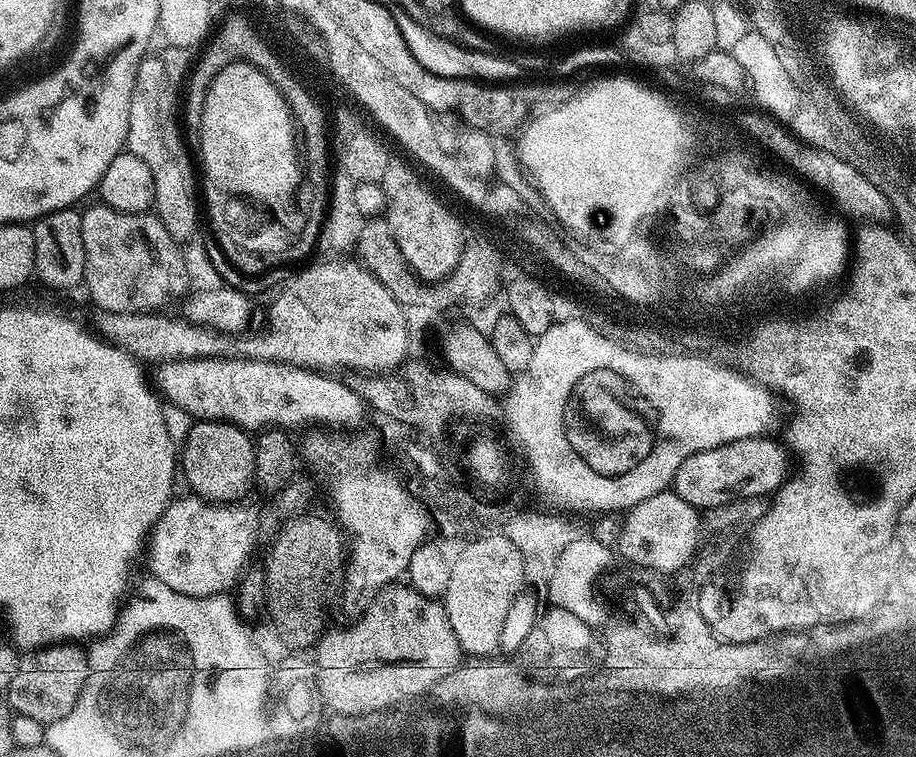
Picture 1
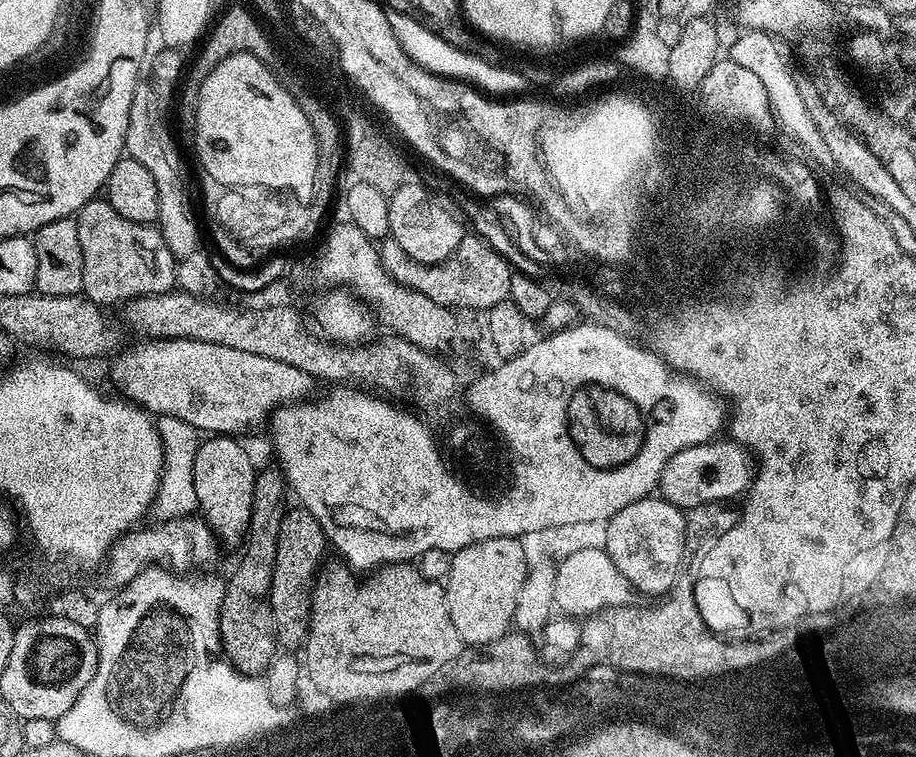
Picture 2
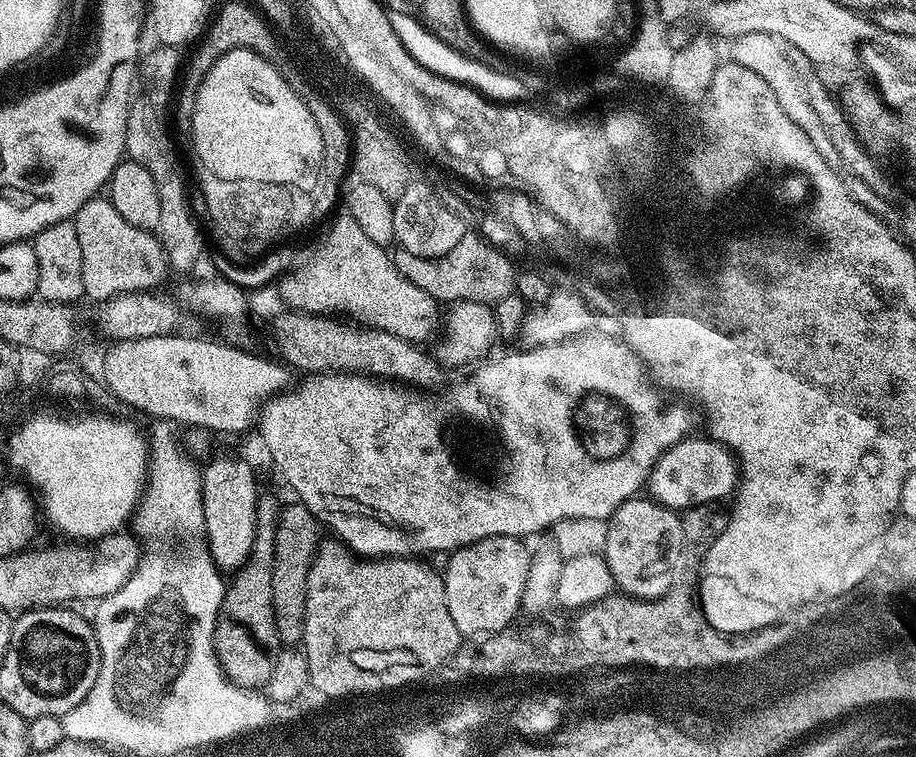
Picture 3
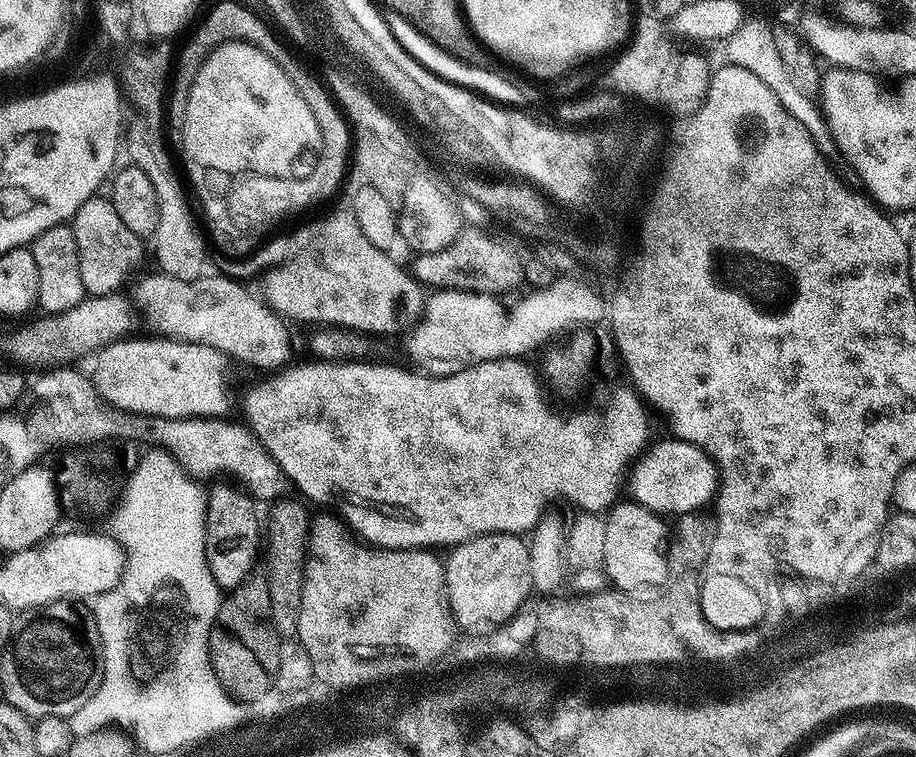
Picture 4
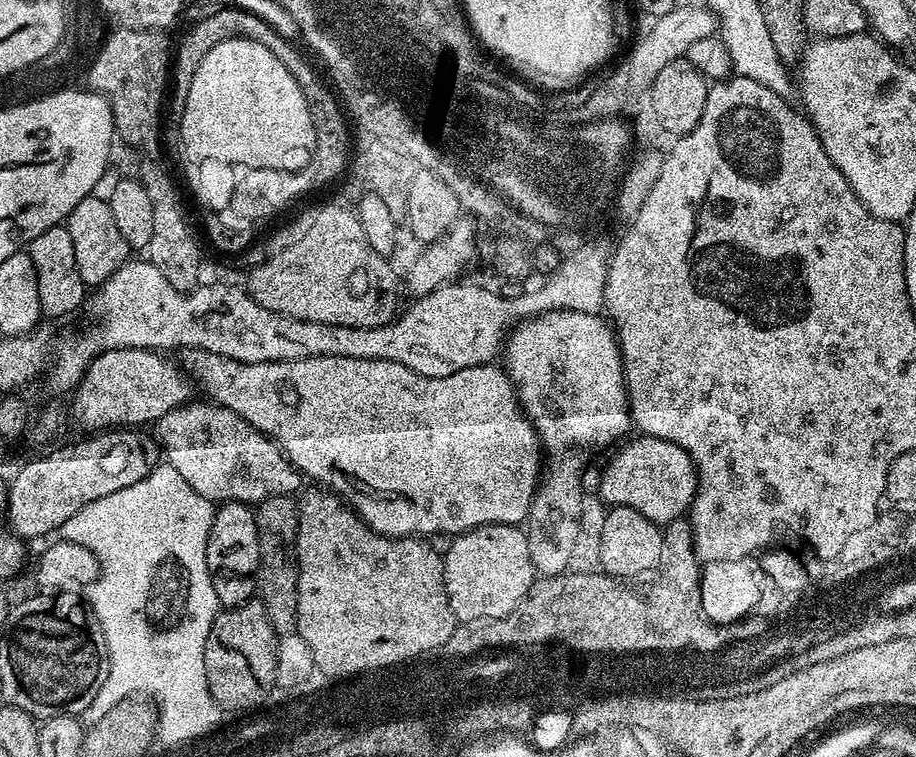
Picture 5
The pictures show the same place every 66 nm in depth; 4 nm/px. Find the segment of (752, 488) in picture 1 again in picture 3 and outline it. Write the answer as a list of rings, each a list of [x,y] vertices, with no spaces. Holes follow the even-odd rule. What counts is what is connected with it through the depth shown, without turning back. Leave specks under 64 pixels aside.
[[[682,438],[670,445],[656,459],[646,479],[646,492],[653,501],[663,508],[685,510],[696,505],[711,505],[731,493],[738,480],[738,470],[734,460],[725,449],[714,440],[688,440]]]

